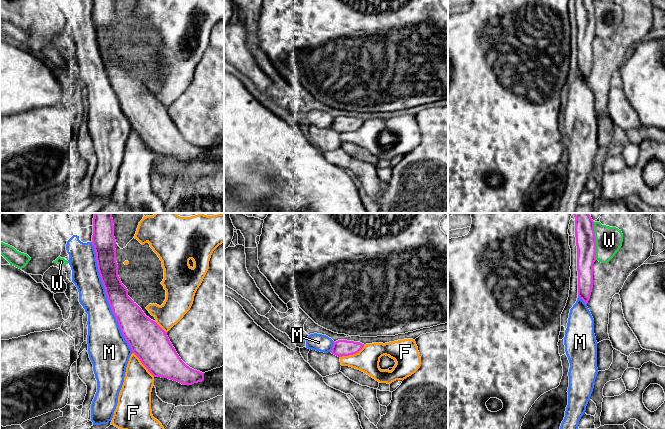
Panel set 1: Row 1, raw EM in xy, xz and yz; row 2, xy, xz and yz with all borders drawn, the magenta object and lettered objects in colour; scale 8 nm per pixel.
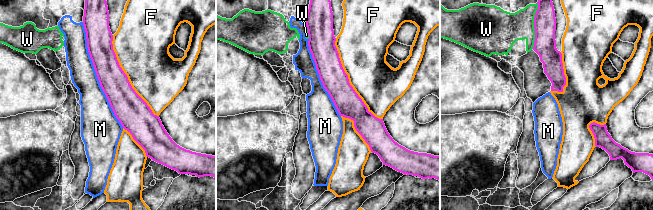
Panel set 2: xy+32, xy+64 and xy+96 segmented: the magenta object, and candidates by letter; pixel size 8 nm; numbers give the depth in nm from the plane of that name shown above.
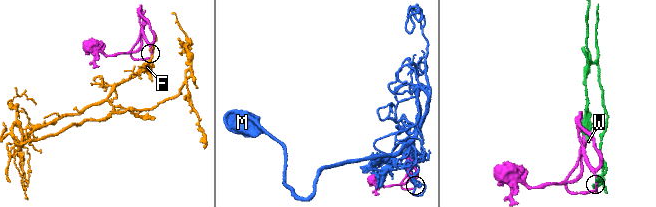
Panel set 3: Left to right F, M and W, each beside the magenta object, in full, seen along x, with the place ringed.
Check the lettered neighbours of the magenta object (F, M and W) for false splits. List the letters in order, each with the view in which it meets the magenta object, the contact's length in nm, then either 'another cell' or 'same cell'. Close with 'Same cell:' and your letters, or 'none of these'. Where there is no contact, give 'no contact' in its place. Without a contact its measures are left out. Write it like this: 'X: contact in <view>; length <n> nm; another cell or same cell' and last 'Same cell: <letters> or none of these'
F: contact in xy; length 260 nm; another cell
M: contact in xy; length 950 nm; same cell
W: contact in yz; length 300 nm; another cell
Same cell: M

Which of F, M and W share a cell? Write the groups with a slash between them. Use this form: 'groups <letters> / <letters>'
groups F / M / W

